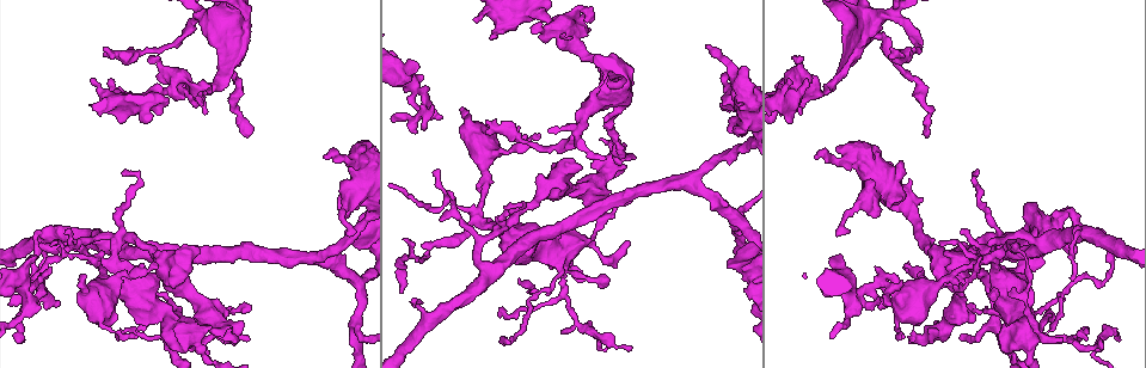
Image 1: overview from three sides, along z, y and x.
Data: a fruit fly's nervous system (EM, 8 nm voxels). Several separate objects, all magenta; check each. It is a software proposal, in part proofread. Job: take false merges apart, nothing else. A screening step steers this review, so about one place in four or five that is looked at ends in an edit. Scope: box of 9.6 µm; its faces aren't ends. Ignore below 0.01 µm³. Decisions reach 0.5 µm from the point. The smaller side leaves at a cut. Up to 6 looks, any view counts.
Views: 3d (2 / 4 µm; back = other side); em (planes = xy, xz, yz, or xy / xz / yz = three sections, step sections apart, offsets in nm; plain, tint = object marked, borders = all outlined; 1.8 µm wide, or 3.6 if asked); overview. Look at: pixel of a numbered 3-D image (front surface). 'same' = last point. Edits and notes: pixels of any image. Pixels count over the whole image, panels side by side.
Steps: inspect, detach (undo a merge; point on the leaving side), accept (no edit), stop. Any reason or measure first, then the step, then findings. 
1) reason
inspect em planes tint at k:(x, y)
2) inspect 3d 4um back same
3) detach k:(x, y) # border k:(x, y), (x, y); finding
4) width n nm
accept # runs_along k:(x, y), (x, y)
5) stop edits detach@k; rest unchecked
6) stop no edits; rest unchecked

arms part here
inspect em 3.6um planes tint at 1:(1032, 334)

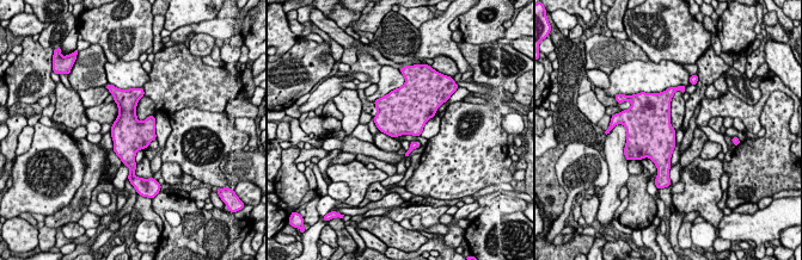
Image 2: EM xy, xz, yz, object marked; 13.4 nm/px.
accept # continuous, no second neuron

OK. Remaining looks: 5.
touches itself
inspect em planes borders at 1:(499, 230)

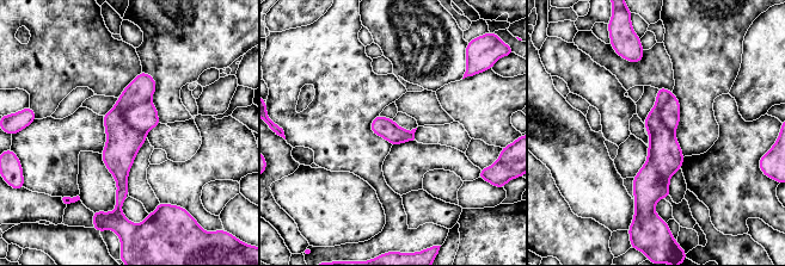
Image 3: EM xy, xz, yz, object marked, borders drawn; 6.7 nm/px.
detach 3:(123, 142) # part_leaving 3:(145, 75), (118, 109), (118, 203); a second neuron is stuck on

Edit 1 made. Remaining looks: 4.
see it whole again
inspect overview

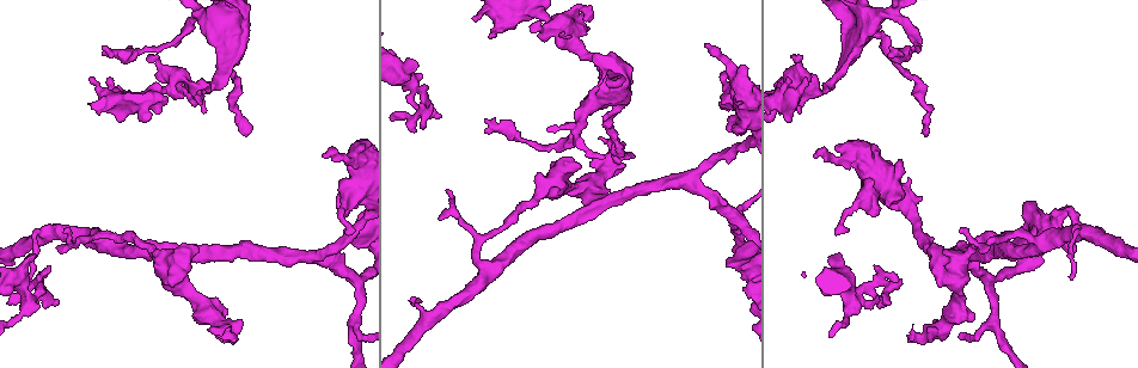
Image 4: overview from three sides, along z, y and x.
abrupt turn
inspect 3d 2um at 4:(31, 298)

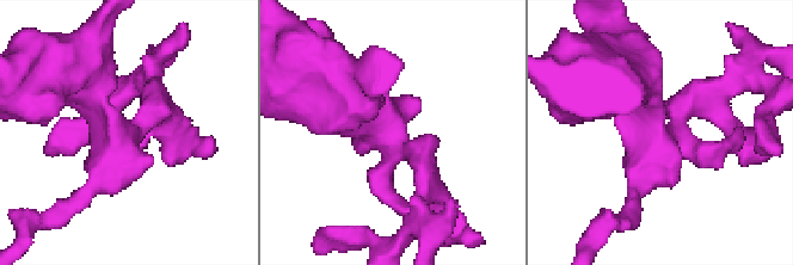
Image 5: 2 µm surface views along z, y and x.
inspect em planes tint at 5:(393, 128)

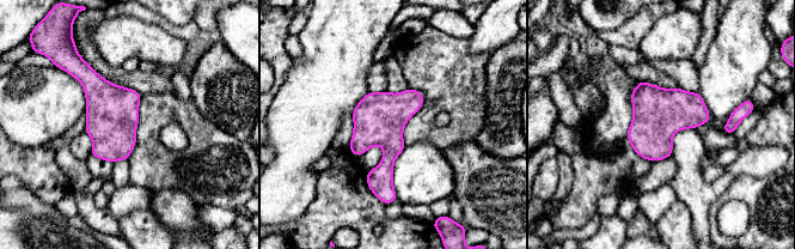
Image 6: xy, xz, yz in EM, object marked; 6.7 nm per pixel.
accept # all the same neuron

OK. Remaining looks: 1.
stop edits detach@3; rest unchecked

